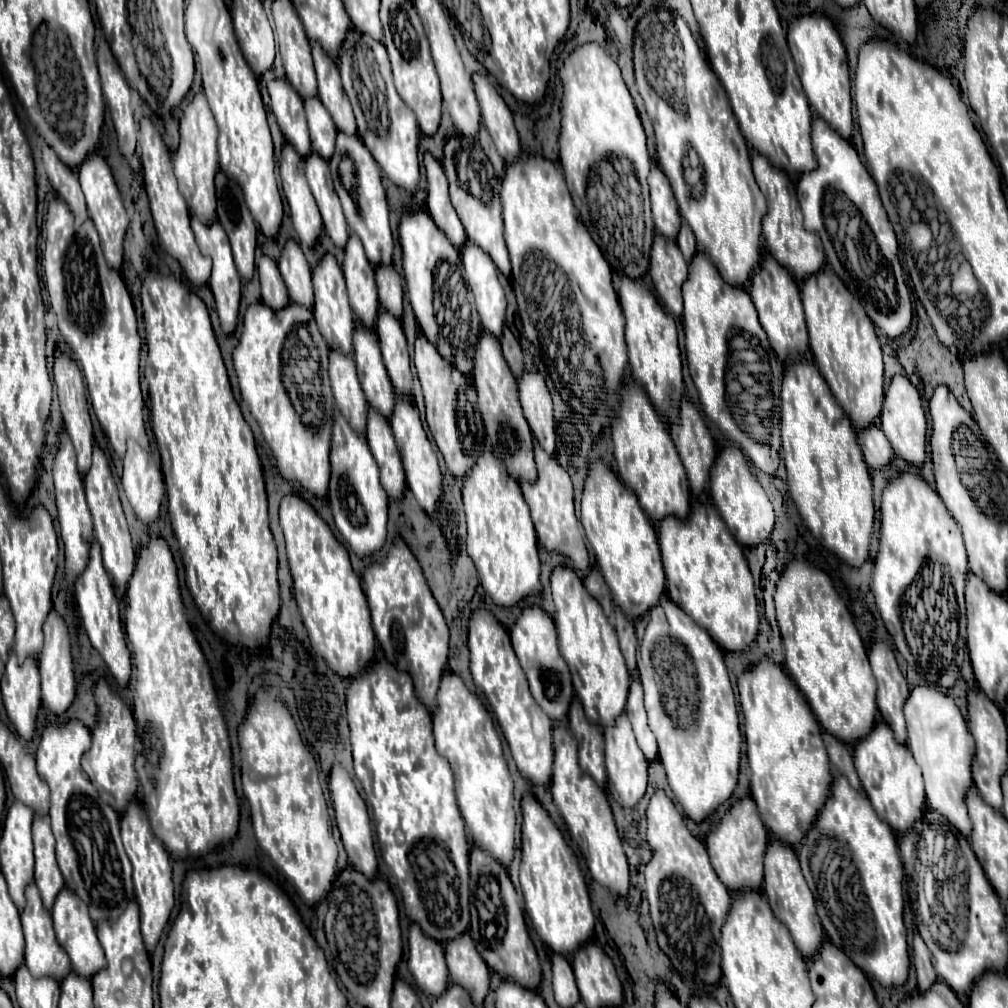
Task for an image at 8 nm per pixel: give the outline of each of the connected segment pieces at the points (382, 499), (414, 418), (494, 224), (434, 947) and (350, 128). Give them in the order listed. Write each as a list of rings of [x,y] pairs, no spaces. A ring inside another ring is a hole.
[[[339,412],[335,414],[335,438],[331,446],[329,504],[333,518],[337,518],[337,530],[357,556],[367,556],[385,544],[389,498],[379,482],[379,466],[375,466],[375,458],[371,458],[367,438],[355,434]]]
[[[397,396],[397,402],[395,402],[395,410],[391,414],[391,430],[395,434],[395,440],[397,440],[397,448],[401,452],[401,460],[403,460],[403,466],[405,466],[405,476],[407,476],[407,486],[409,490],[415,494],[417,502],[423,506],[423,510],[427,514],[433,514],[435,506],[437,506],[437,500],[439,500],[439,494],[441,494],[441,470],[439,470],[439,462],[437,462],[437,456],[431,448],[431,442],[427,438],[427,432],[421,424],[421,416],[419,416],[419,410],[415,408],[413,400],[405,398],[405,396]]]
[[[443,158],[443,168],[445,168],[445,174],[449,178],[449,194],[451,194],[451,202],[465,226],[465,232],[467,232],[467,238],[477,244],[479,248],[483,248],[491,258],[493,262],[497,264],[497,268],[509,276],[511,274],[511,260],[509,260],[509,252],[507,252],[507,246],[505,246],[505,236],[503,236],[503,218],[501,218],[501,200],[499,200],[499,194],[493,192],[493,200],[491,202],[483,202],[481,198],[475,198],[471,196],[465,188],[461,188],[459,184],[459,178],[457,178],[457,168],[455,168],[455,162],[453,158]]]
[[[415,924],[409,928],[409,970],[417,986],[431,998],[439,996],[449,984],[443,948]]]
[[[318,43],[312,47],[312,57],[315,60],[316,78],[319,82],[319,100],[325,104],[341,132],[357,134],[351,102],[347,94],[343,94],[343,84],[339,82],[337,62],[333,58],[327,58],[327,54],[323,54],[323,48]]]

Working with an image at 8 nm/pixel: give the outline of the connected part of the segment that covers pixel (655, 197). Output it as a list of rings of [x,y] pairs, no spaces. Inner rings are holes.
[[[657,164],[651,168],[649,186],[651,186],[651,210],[653,210],[655,230],[661,232],[665,238],[675,240],[681,226],[681,214],[671,184],[667,182],[667,176],[663,174],[663,170],[659,170]]]

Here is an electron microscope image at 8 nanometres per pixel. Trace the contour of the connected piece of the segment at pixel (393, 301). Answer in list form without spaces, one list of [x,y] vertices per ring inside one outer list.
[[[377,266],[375,280],[381,306],[399,318],[403,312],[403,282],[399,272],[393,266]]]

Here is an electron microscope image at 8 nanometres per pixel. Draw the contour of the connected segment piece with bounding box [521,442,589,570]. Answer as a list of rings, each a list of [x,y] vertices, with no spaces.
[[[535,442],[535,462],[537,462],[539,476],[535,482],[521,482],[521,490],[523,490],[525,502],[531,510],[531,518],[533,518],[535,530],[537,530],[539,544],[545,546],[547,550],[565,554],[569,558],[569,562],[573,564],[573,568],[585,570],[589,566],[589,552],[583,542],[579,520],[575,516],[575,498],[573,498],[571,478],[569,478],[567,470],[561,468],[561,464],[539,446],[539,442]]]

